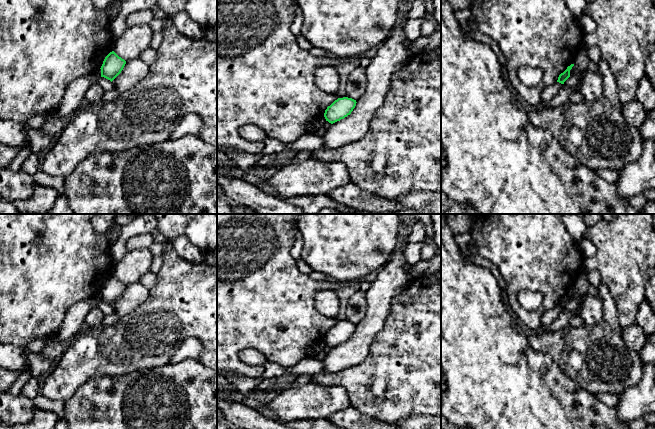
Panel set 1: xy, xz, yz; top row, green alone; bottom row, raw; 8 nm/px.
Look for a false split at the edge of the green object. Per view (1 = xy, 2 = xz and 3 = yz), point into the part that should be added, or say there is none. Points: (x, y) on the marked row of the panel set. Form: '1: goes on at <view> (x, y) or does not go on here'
1: does not go on here
2: does not go on here
3: does not go on here

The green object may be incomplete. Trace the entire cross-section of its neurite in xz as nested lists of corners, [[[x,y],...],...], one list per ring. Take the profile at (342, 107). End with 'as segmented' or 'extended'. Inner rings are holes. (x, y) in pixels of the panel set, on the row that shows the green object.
[[[338,98],[325,110],[324,117],[326,121],[333,124],[341,119],[344,119],[351,114],[356,106],[356,103],[356,100],[352,98]]]; as segmented

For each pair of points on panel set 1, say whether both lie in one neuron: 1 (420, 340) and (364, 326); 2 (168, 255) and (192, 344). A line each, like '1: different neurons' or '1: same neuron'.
1: different neurons
2: different neurons

